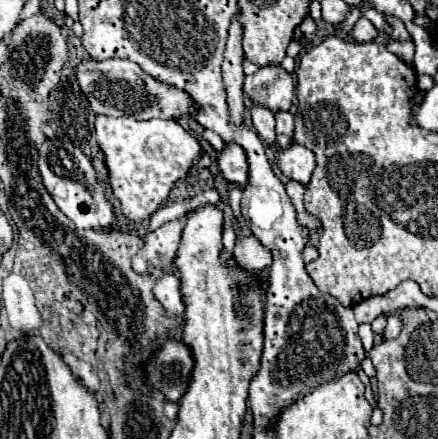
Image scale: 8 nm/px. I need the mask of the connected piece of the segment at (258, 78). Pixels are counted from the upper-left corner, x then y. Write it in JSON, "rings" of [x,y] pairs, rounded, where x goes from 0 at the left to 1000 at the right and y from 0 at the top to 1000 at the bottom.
{"rings":[[[596,150],[578,173],[559,173],[555,205],[578,232],[591,232],[623,255],[660,251],[674,187],[642,150]]]}

